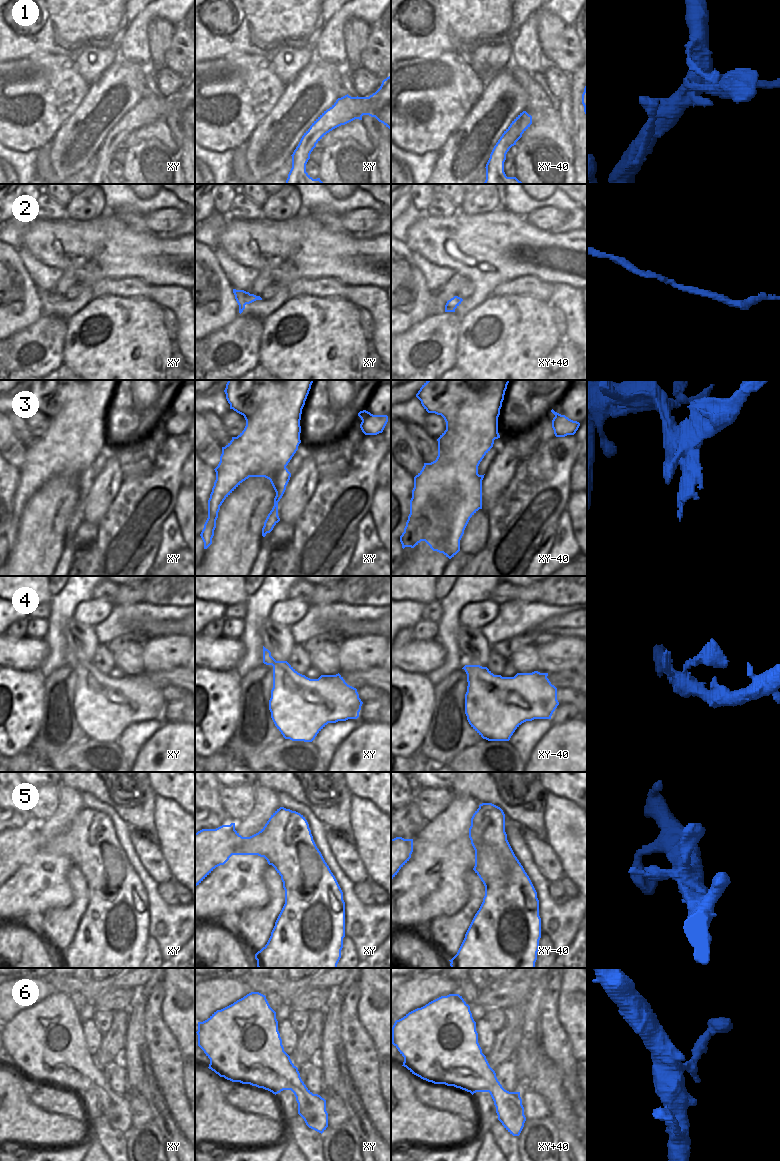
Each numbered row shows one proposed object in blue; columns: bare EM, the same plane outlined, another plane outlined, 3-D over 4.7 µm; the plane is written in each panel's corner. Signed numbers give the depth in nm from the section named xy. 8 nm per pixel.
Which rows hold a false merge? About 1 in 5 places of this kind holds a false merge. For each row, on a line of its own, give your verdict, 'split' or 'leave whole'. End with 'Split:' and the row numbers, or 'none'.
1: leave whole
2: leave whole
3: split
4: leave whole
5: leave whole
6: leave whole
Split: 3

